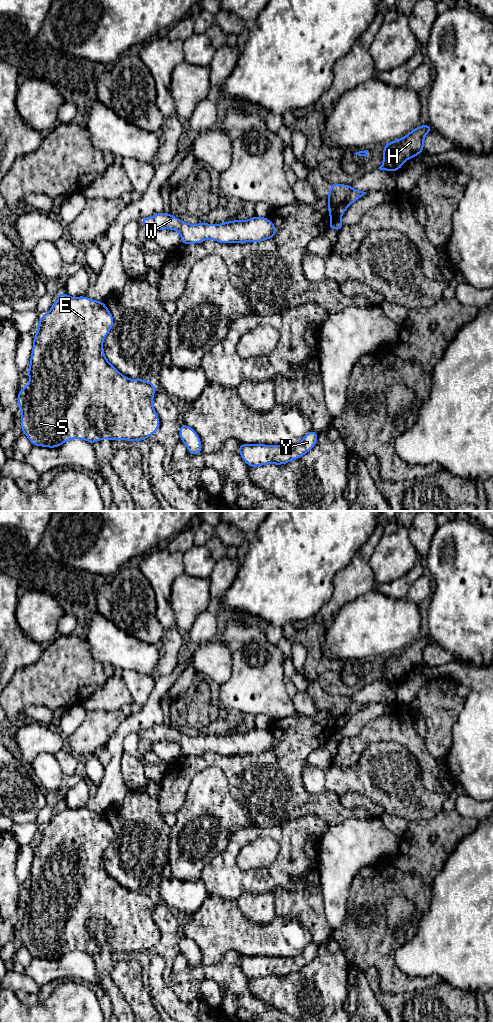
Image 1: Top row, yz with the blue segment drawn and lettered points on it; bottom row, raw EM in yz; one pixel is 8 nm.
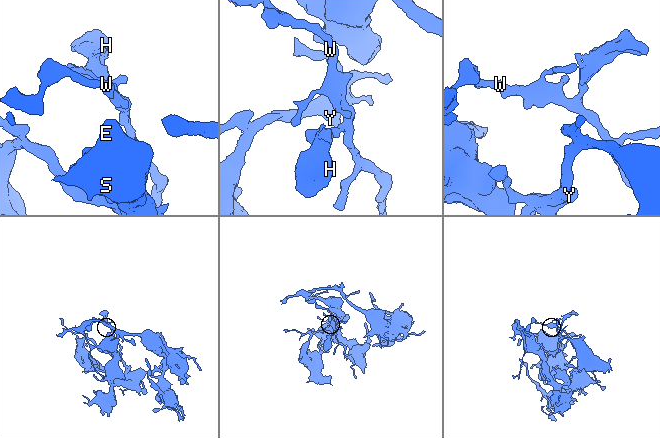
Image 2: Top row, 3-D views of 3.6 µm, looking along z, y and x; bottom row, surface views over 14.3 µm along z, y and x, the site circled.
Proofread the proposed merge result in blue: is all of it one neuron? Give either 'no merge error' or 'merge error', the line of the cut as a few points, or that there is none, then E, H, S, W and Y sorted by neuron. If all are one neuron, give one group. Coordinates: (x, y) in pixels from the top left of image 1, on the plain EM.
merge error; cut yz (339, 729), (331, 732); groups E S W Y / H

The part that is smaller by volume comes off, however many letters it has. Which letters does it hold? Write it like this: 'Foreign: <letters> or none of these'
Foreign: H

